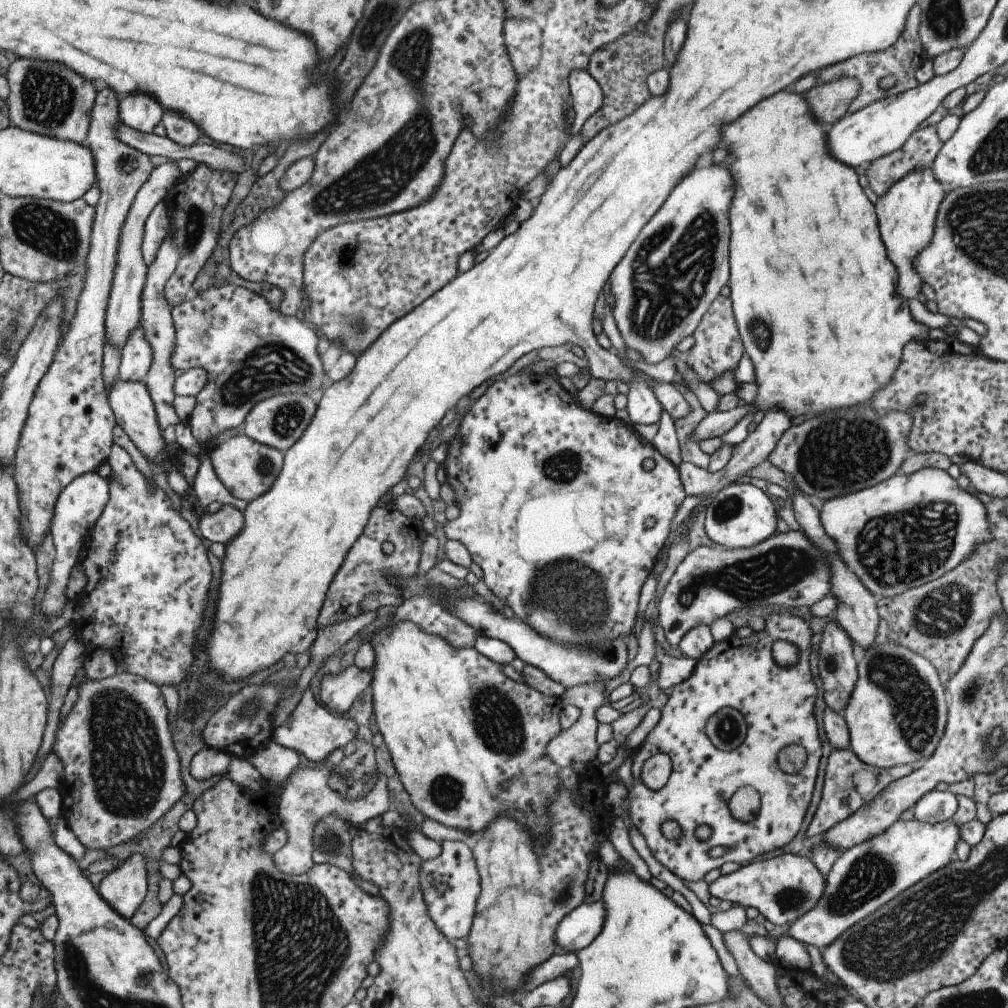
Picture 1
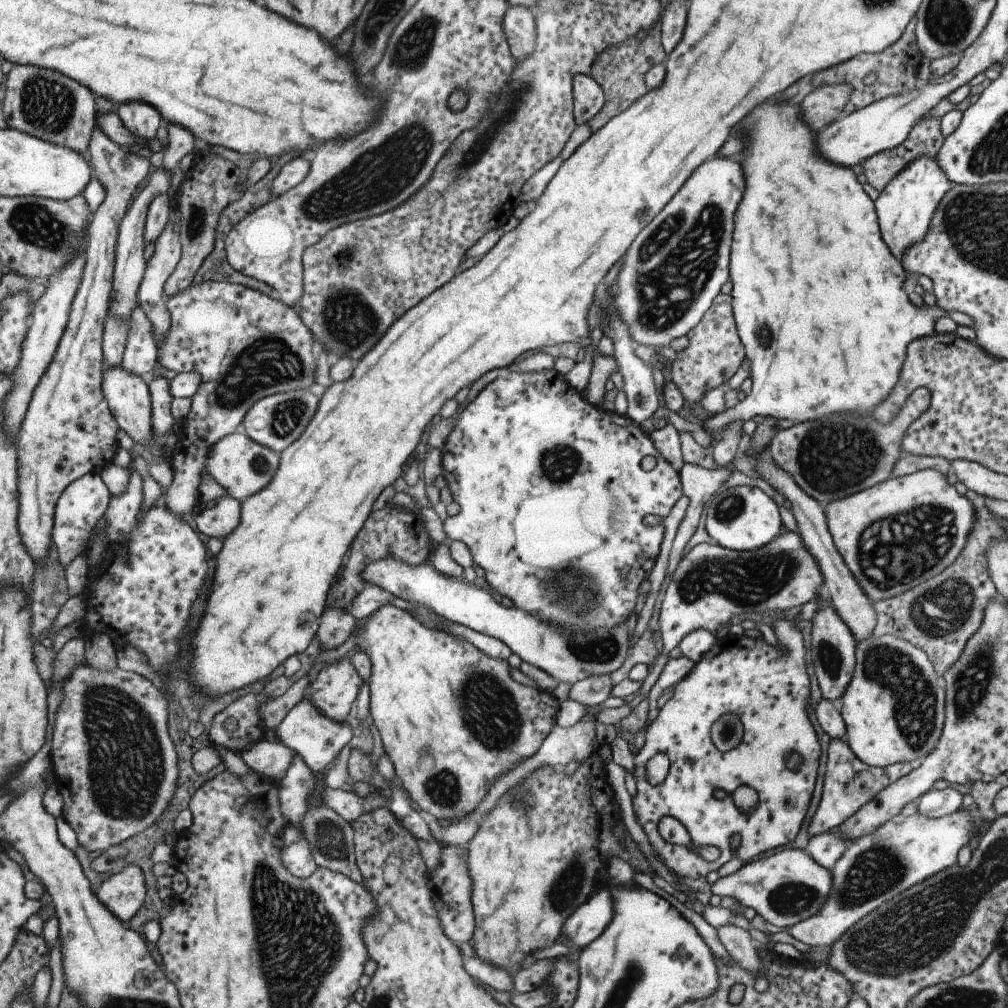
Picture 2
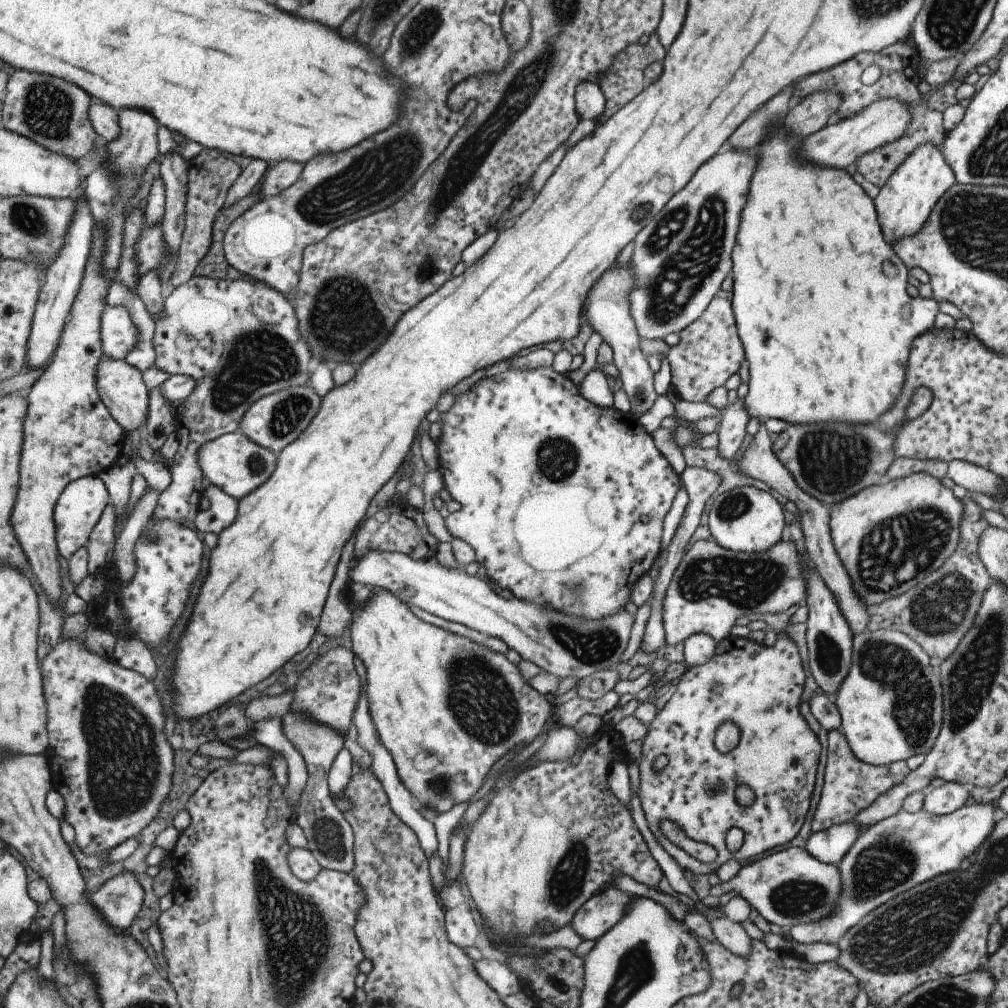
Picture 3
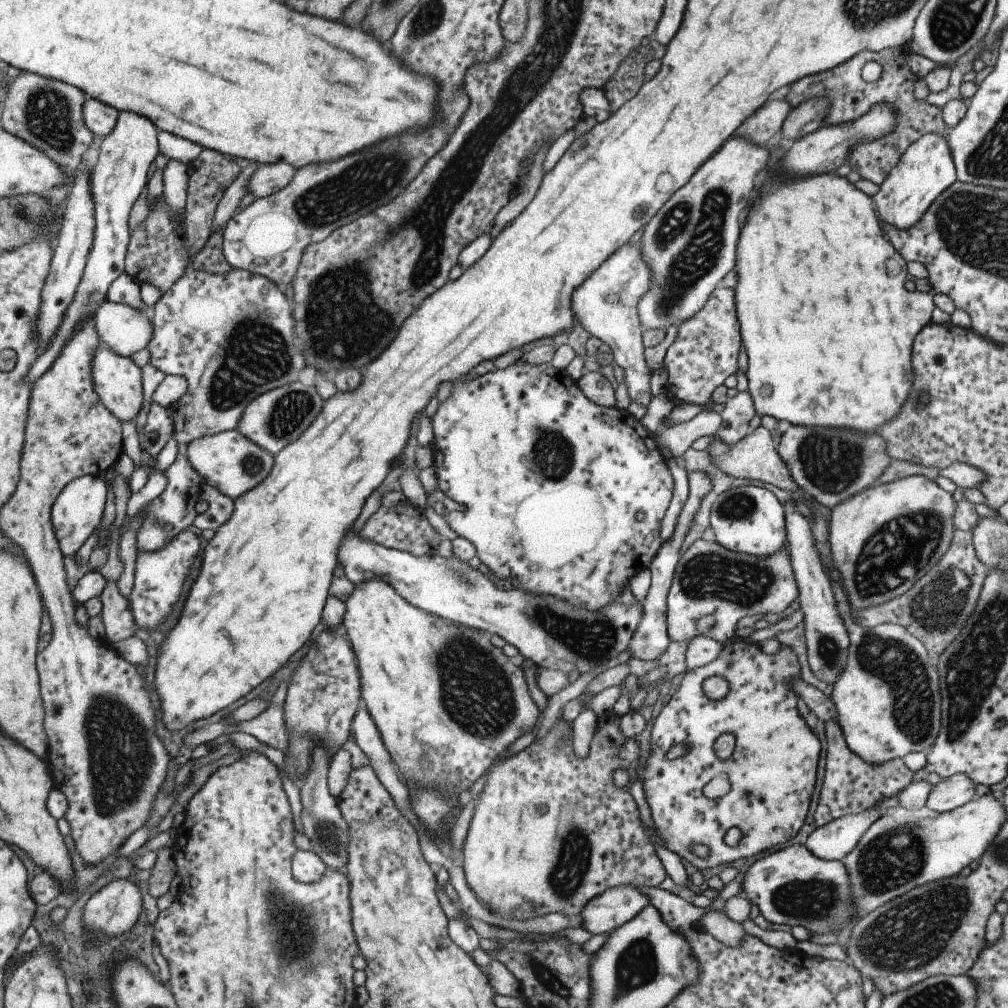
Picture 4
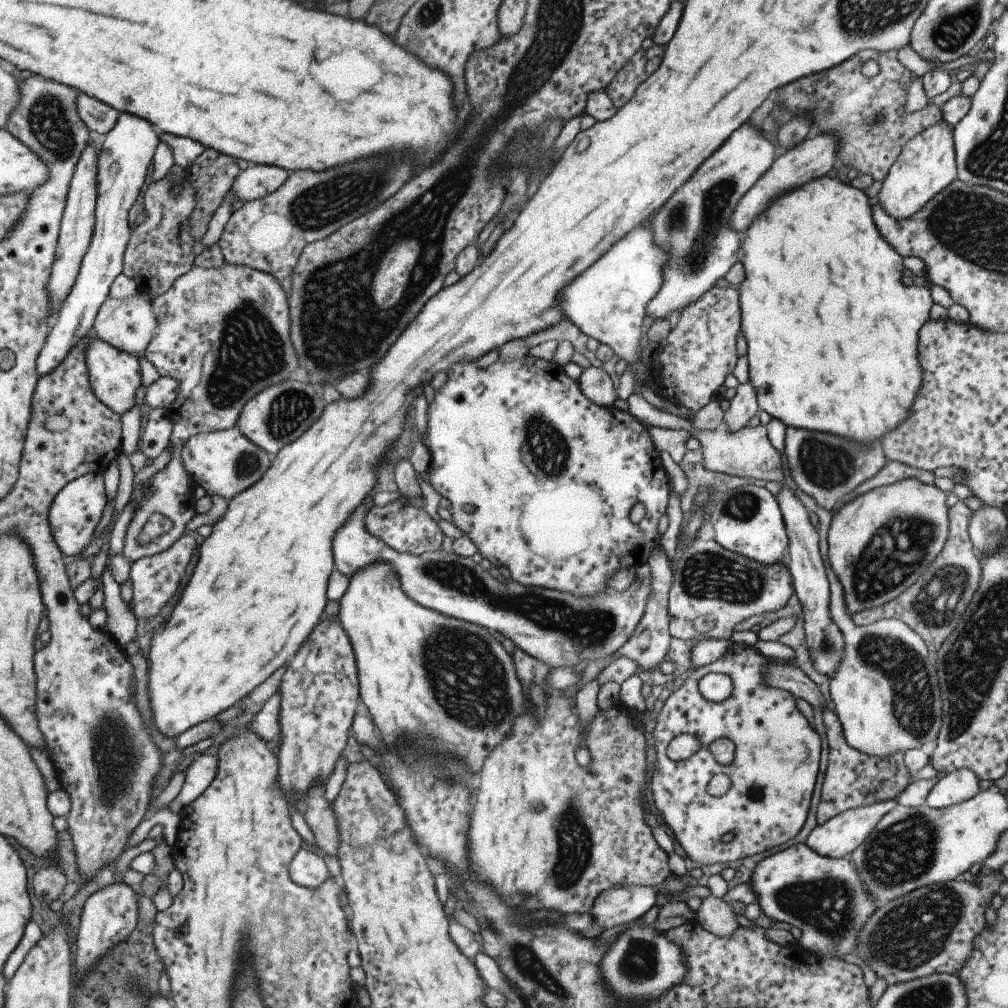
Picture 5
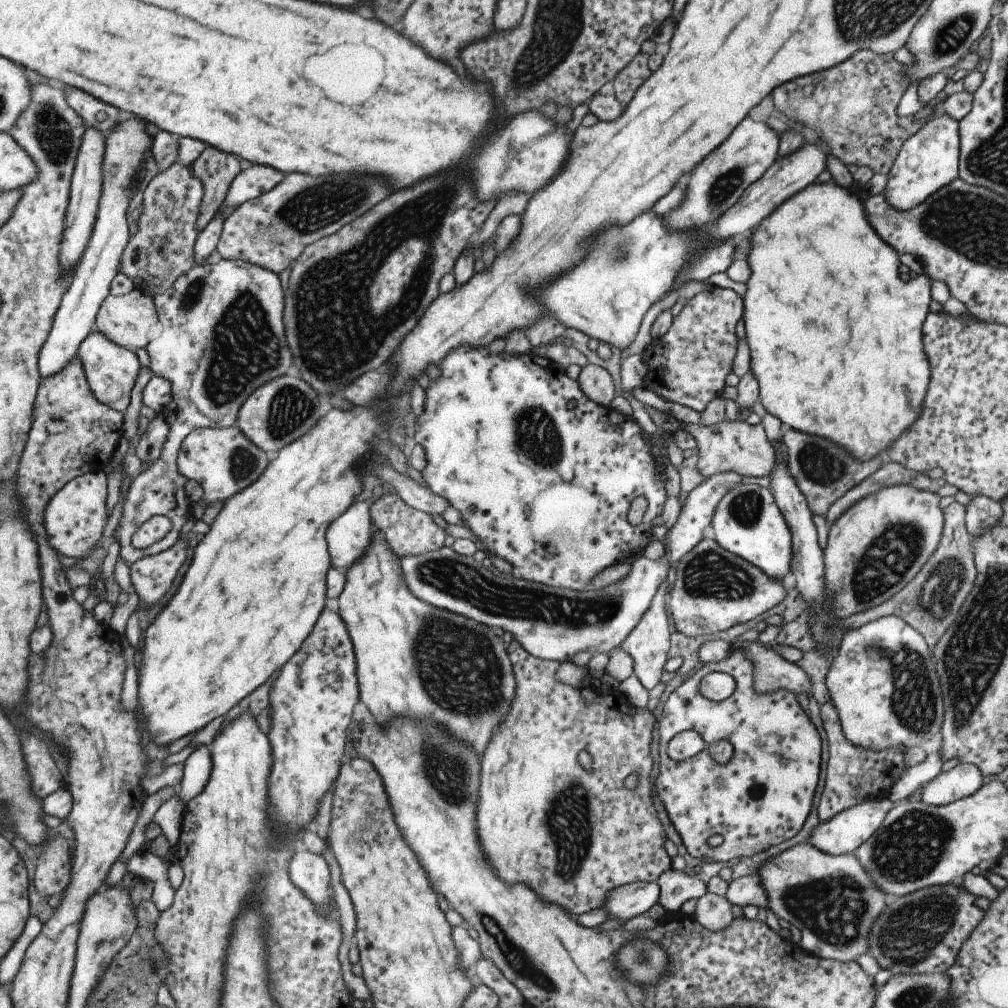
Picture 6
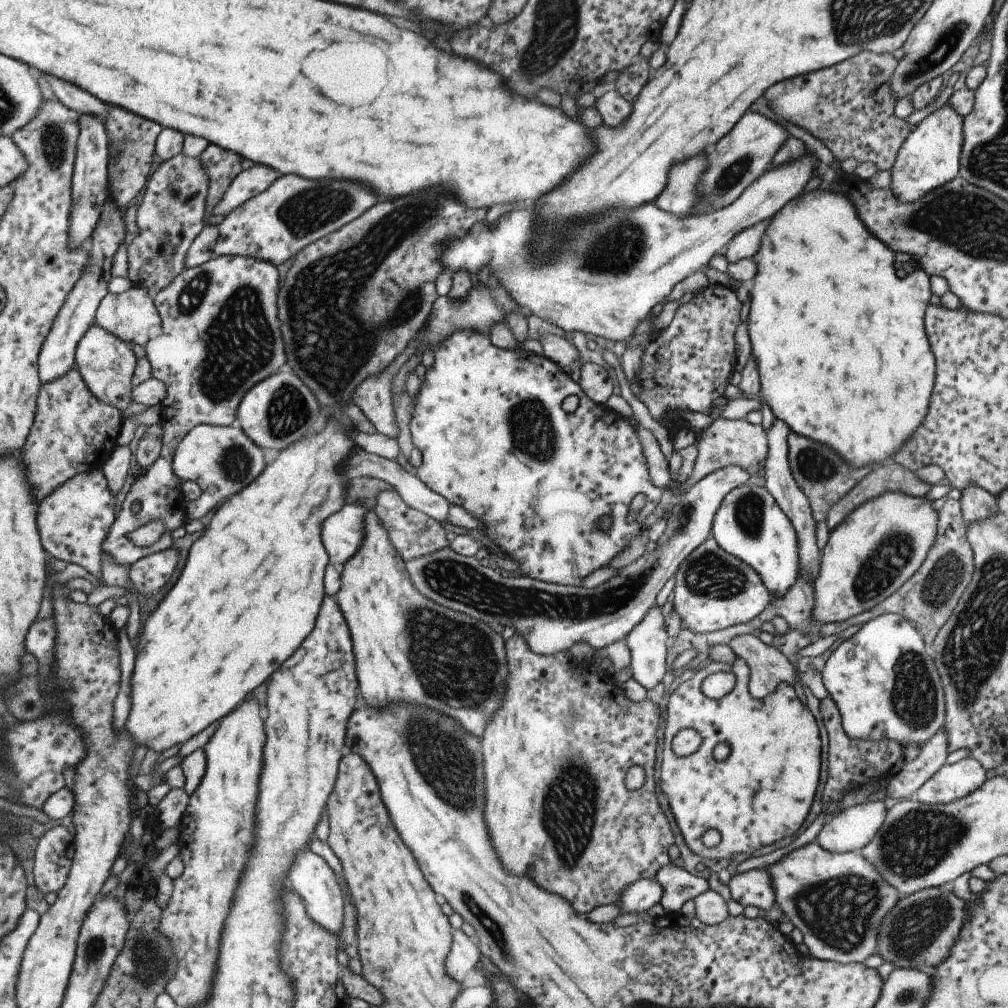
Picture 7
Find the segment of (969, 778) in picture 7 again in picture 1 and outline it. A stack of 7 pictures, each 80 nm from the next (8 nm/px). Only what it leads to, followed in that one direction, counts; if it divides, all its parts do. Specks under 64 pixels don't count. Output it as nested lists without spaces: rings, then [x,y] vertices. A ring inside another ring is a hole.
[[[933,789],[925,793],[911,809],[913,819],[933,824],[949,820],[957,805],[956,795],[947,790],[940,792]]]

